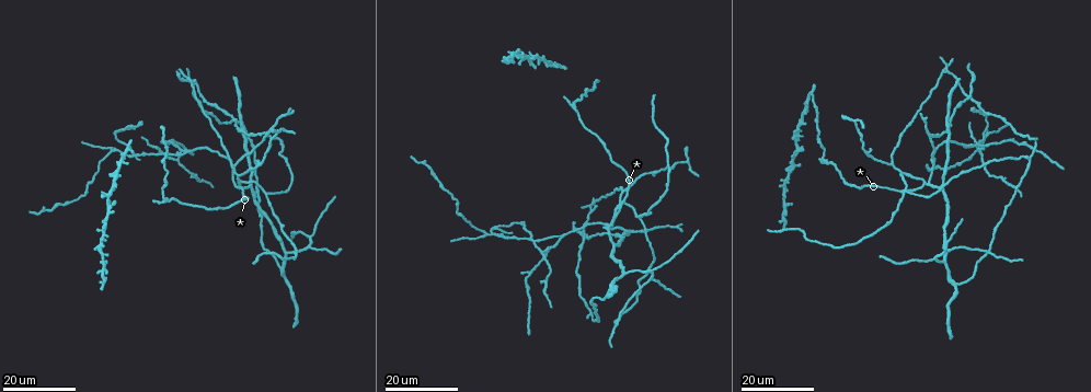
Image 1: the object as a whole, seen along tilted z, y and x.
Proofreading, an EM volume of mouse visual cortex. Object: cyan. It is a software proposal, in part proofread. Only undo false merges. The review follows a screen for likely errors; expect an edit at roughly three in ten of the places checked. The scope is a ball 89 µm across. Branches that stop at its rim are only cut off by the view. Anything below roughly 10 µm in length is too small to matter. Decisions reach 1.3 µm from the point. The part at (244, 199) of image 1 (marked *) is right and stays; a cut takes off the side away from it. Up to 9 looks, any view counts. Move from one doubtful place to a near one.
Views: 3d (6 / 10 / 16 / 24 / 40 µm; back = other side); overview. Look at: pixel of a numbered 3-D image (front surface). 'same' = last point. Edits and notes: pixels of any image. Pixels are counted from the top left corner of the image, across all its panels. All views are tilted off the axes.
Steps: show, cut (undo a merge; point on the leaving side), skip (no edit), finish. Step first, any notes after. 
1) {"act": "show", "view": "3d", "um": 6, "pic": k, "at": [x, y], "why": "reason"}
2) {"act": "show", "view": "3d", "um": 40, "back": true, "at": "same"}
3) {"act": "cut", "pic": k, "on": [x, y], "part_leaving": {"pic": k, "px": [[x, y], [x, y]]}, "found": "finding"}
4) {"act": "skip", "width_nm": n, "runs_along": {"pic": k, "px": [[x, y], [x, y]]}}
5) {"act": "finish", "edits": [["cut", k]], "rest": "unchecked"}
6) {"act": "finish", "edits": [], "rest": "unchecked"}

{"act": "show", "view": "3d", "um": 24, "pic": 1, "at": [188, 152], "why": "two arms in line, one across"}

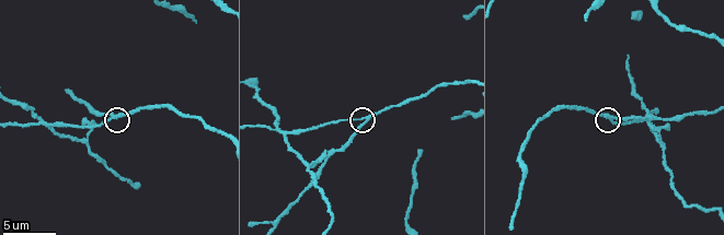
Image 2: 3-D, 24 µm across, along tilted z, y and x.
{"act": "show", "view": "3d", "um": 10, "pic": 2, "at": [116, 116]}

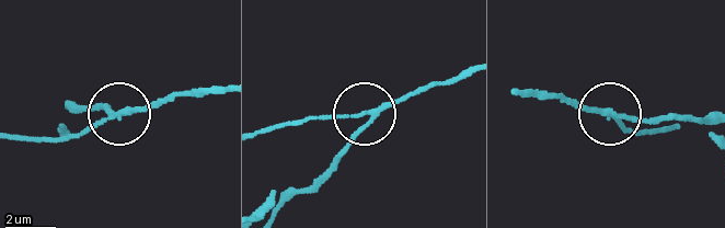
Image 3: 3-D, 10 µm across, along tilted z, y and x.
{"act": "skip", "runs_along": {"pic": 3, "px": [[513, 93], [560, 94], [644, 121], [688, 116]]}, "found": "one cell here"}

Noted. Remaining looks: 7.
{"act": "show", "view": "3d", "um": 10, "pic": 2, "at": [49, 129], "why": "small branch off a trunk"}

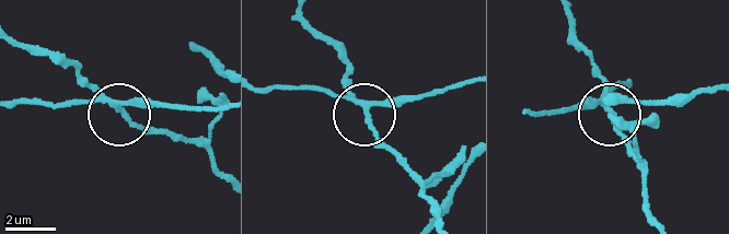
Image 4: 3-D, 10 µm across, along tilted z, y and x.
{"act": "cut", "pic": 4, "on": [77, 83], "width_nm": 180, "part_leaving": {"pic": 4, "px": [[111, 104], [147, 127], [191, 139], [220, 173]]}, "found": "a second cell is stuck on"}

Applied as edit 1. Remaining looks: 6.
{"act": "show", "view": "overview", "why": "redraw"}

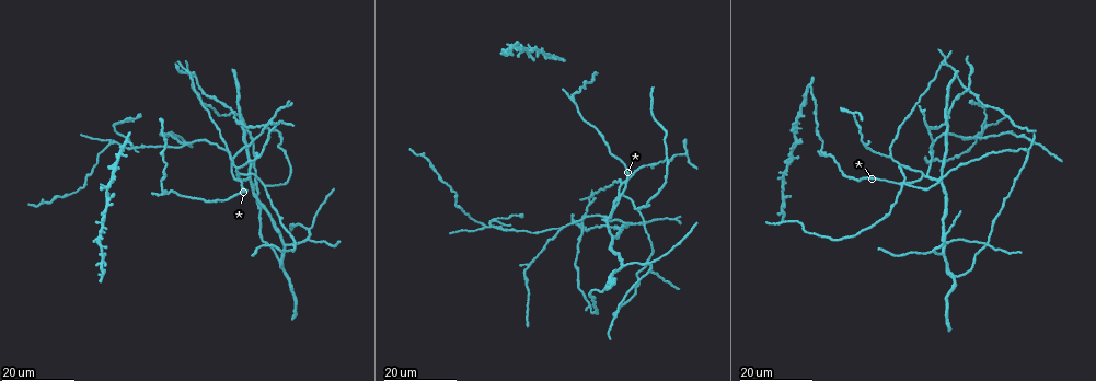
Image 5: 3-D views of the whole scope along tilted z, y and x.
{"act": "show", "view": "3d", "um": 24, "pic": 5, "at": [500, 227], "why": "looks like a crossing"}

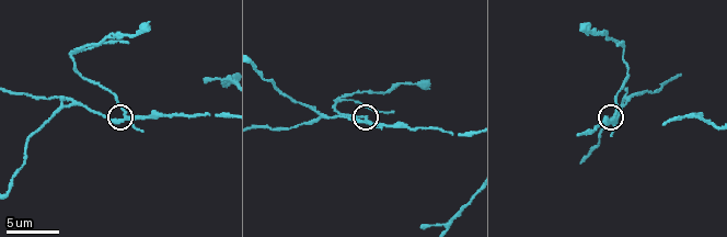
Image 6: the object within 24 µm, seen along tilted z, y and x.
{"act": "show", "view": "3d", "um": 6, "pic": 6, "at": [370, 121]}

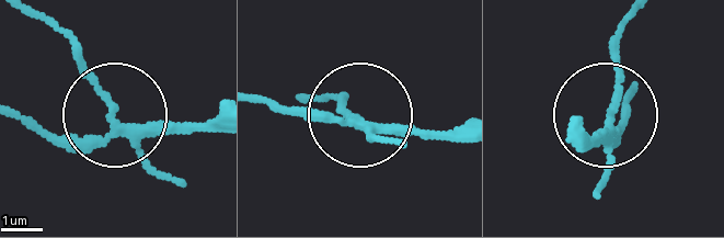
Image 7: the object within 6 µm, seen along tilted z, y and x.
{"act": "cut", "pic": 7, "on": [93, 81], "width_nm": 210, "part_leaving": {"pic": 7, "px": [[125, 131], [79, 49], [19, 11]]}, "found": "two cells meet here"}

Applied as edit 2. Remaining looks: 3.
{"act": "show", "view": "overview", "why": "redraw"}

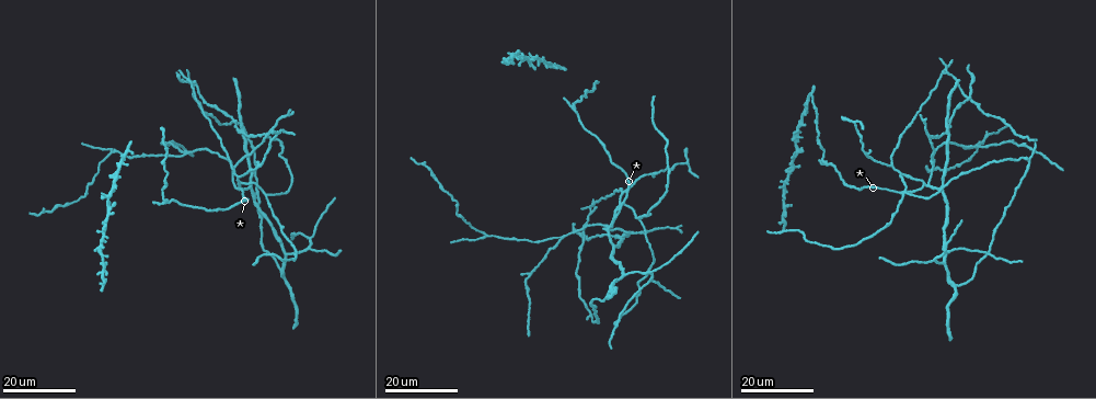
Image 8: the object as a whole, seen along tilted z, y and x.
{"act": "show", "view": "3d", "um": 16, "pic": 8, "at": [240, 181], "why": "three-way junction"}

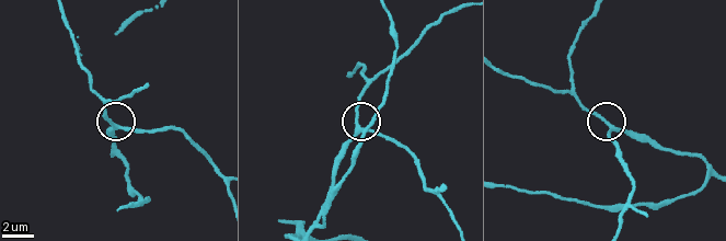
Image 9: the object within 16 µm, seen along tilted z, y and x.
{"act": "show", "view": "3d", "um": 10, "pic": 9, "at": [119, 126]}

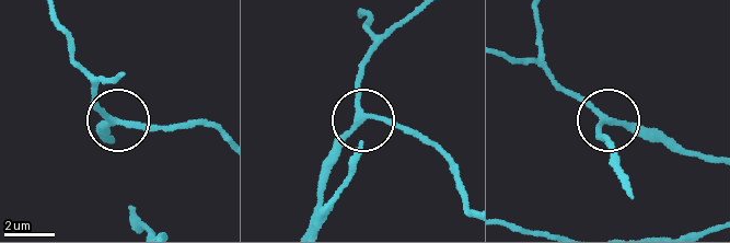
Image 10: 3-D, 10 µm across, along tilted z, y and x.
{"act": "skip", "runs_along": {"pic": 10, "px": [[310, 224], [326, 168], [352, 128], [384, 116], [416, 132]]}, "found": "continuous, no second cell"}

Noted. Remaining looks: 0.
{"act": "finish", "edits": [["cut", 4], ["cut", 7]], "rest": "unchecked"}

